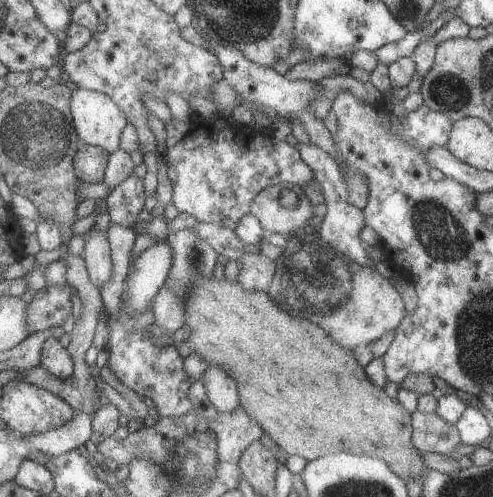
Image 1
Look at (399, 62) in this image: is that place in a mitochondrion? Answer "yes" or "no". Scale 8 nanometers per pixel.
no

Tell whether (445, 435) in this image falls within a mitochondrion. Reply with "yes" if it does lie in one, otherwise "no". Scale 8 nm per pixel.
no

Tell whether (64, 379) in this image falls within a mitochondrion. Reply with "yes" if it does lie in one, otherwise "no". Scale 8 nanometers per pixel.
no

